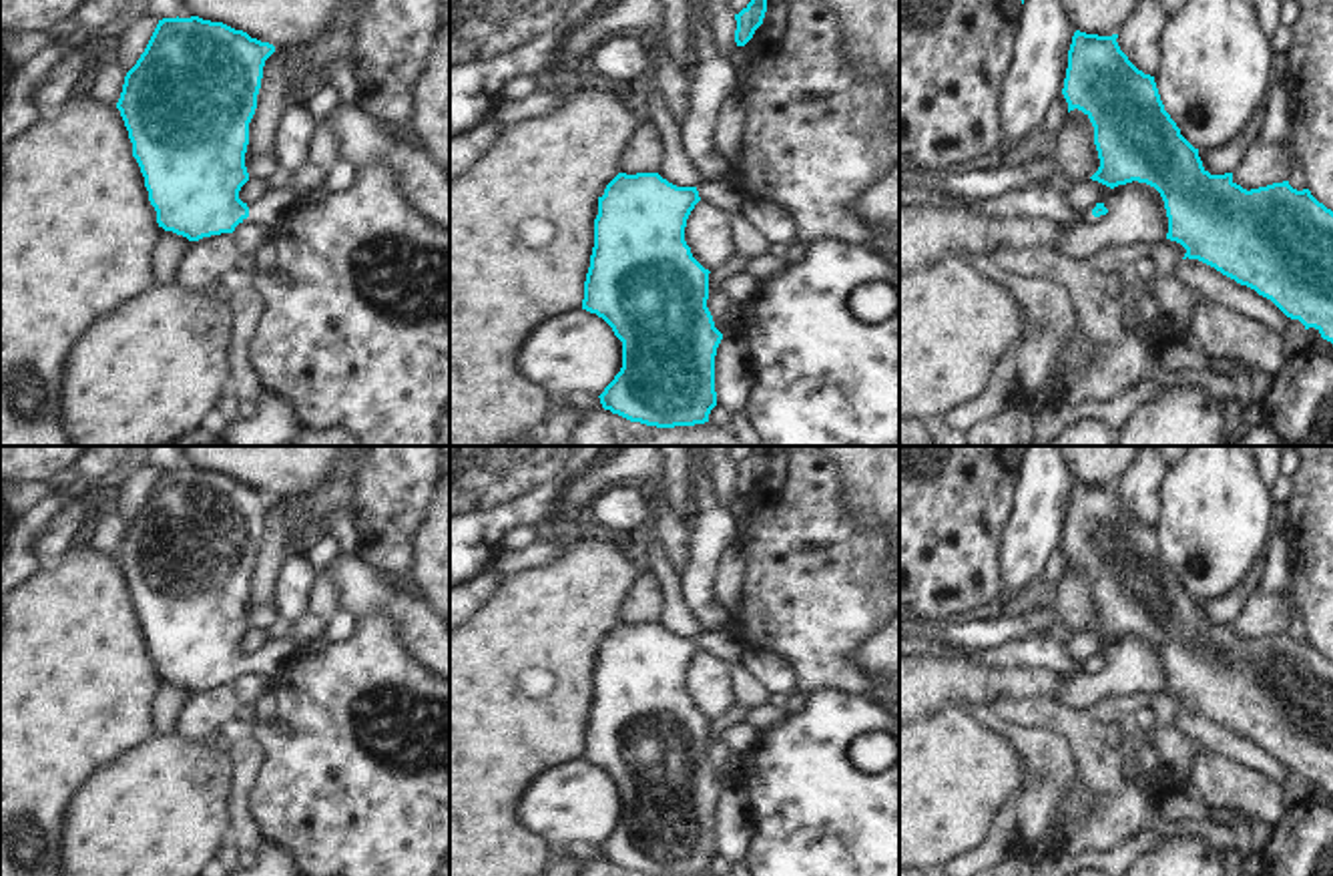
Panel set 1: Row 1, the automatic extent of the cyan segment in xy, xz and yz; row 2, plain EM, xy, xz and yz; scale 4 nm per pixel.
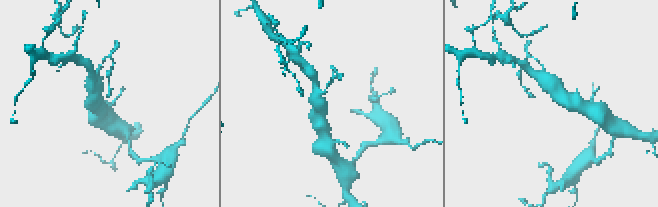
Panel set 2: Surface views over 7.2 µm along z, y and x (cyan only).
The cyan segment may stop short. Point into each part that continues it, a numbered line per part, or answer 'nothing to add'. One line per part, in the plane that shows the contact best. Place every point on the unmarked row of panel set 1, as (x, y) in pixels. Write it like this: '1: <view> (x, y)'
1: xy (265, 660)

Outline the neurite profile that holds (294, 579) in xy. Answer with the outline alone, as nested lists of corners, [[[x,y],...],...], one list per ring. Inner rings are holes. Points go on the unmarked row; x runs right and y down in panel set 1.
[[[289,555],[273,585],[273,607],[277,617],[293,621],[309,607],[309,589],[317,571],[311,569],[303,555]]]

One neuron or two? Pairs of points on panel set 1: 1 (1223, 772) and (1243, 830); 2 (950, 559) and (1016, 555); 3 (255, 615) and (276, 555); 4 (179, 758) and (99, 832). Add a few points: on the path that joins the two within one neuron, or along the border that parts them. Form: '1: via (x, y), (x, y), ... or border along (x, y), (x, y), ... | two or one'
1: border along (1235, 804), (1253, 818) | two
2: border along (1012, 509), (1002, 545), (1002, 593) | two
3: via (259, 601), (265, 569) | one
4: via (159, 778), (119, 818) | one

